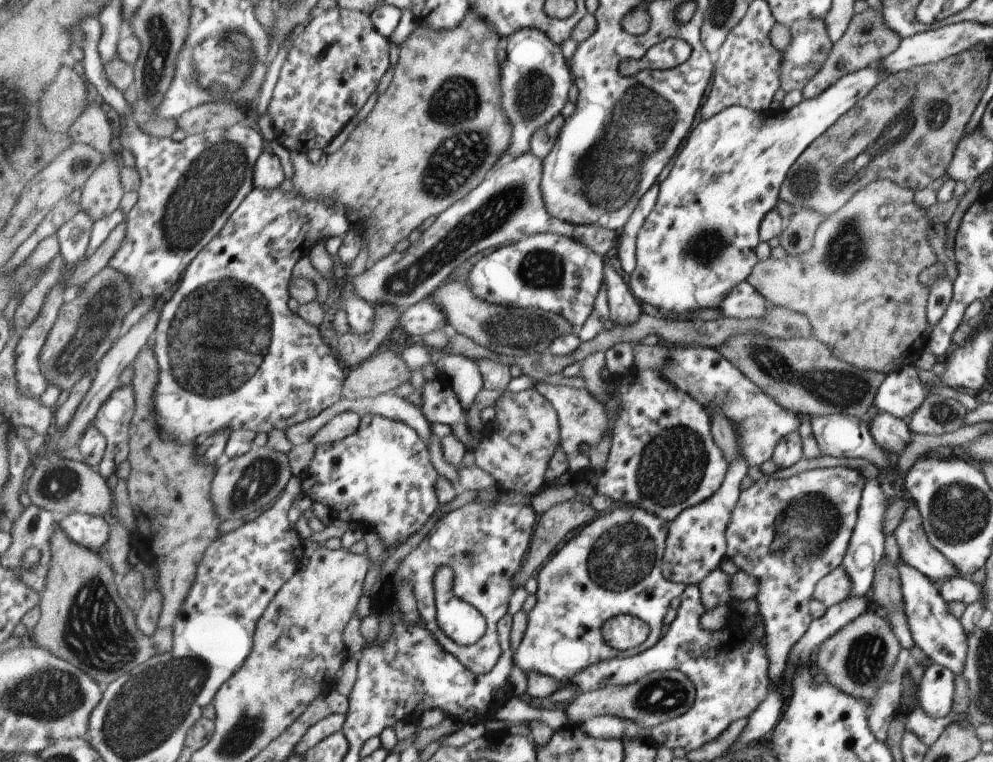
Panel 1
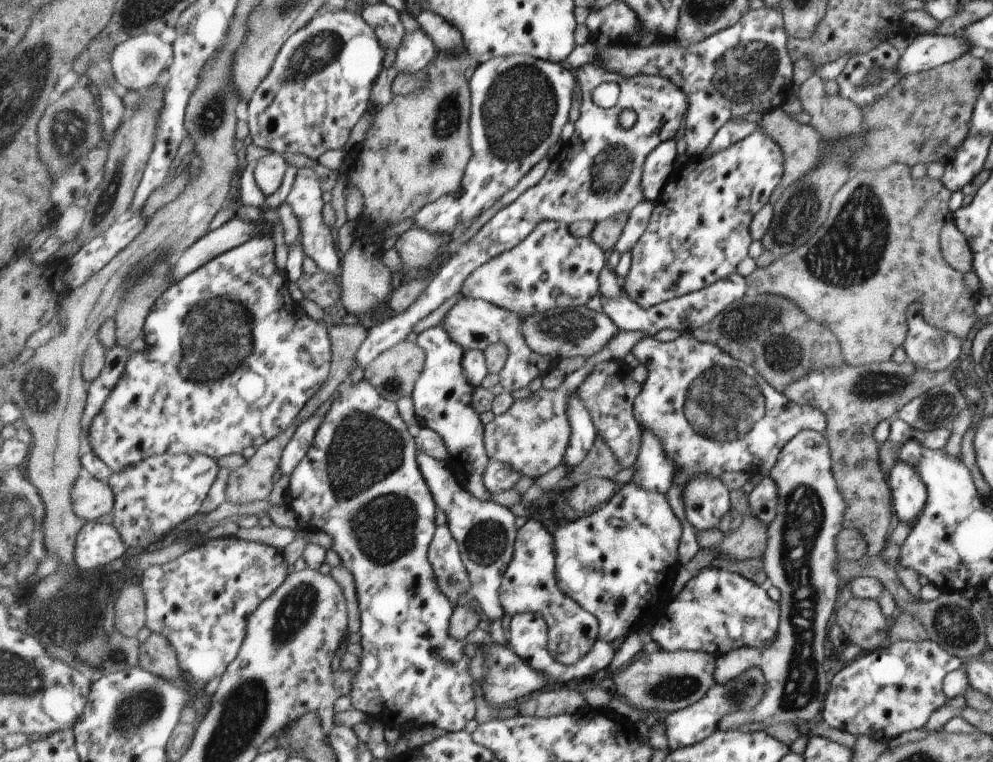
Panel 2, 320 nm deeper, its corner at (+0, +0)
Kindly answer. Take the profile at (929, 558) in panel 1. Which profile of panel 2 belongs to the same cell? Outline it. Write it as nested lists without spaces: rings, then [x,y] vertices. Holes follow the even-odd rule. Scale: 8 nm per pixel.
[[[899,461],[887,472],[897,522],[918,518],[926,502],[926,485],[911,464]]]

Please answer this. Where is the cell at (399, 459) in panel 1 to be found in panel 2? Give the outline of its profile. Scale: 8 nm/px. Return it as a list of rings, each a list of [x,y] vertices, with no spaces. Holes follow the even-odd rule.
[[[363,378],[358,383],[348,382],[341,386],[338,394],[333,398],[331,408],[321,423],[319,432],[315,435],[313,446],[309,449],[307,456],[302,463],[293,471],[290,476],[287,493],[291,496],[290,507],[296,512],[299,524],[304,530],[323,531],[332,539],[331,550],[340,558],[340,564],[343,565],[354,576],[356,584],[357,598],[360,606],[361,617],[361,654],[360,669],[353,676],[355,678],[355,690],[351,693],[352,706],[369,716],[373,720],[382,724],[384,729],[393,729],[393,715],[397,714],[401,718],[407,719],[407,724],[419,722],[419,724],[432,724],[438,728],[446,730],[447,733],[463,731],[463,728],[475,718],[477,714],[477,704],[475,704],[475,690],[473,690],[473,676],[469,674],[469,658],[463,654],[463,645],[465,643],[475,643],[482,646],[487,643],[489,632],[475,629],[466,638],[465,641],[454,639],[450,635],[450,622],[454,615],[454,605],[450,598],[440,590],[438,578],[435,576],[434,566],[430,561],[430,546],[434,542],[434,536],[437,532],[438,503],[434,499],[434,493],[431,492],[430,485],[427,484],[426,477],[423,476],[418,463],[418,446],[416,438],[411,436],[409,425],[403,420],[400,410],[397,410],[395,401],[387,400],[367,379]]]

